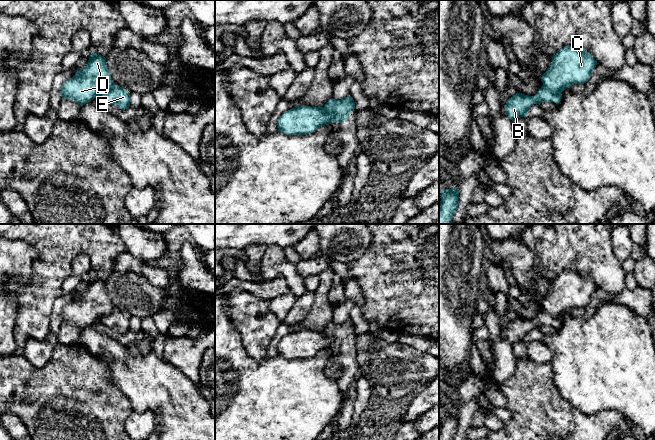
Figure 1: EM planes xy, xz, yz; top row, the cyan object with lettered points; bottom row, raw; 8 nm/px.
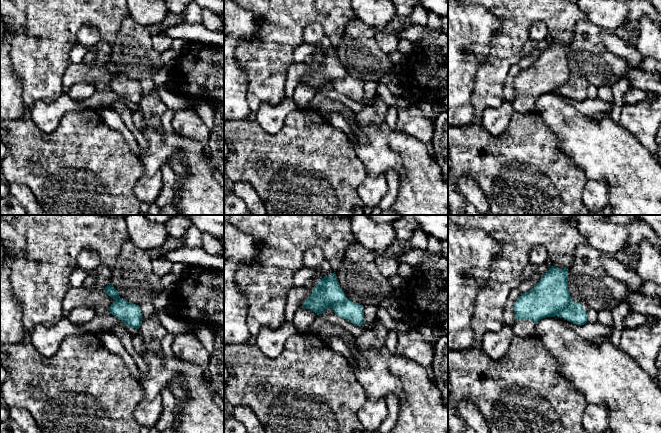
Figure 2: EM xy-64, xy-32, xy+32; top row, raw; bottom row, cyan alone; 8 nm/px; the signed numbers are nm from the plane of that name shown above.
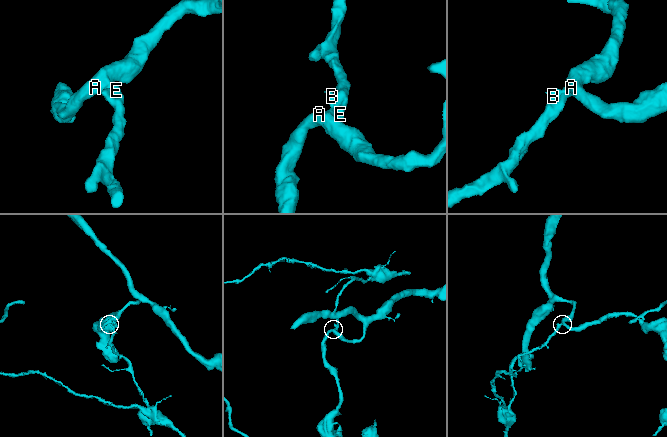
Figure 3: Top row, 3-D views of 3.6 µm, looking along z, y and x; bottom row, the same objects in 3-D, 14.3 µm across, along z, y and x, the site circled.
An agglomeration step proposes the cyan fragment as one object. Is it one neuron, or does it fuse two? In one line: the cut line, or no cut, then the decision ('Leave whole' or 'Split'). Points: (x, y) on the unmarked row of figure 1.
Split along xy (114, 308), (98, 320). Split

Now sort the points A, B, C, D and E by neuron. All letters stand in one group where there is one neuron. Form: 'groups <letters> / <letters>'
groups A C D / B E

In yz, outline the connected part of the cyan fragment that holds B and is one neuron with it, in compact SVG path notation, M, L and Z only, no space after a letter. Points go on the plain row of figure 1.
M543 309L535 320L516 317L507 324L505 334L508 341L513 345L519 341L527 341L529 332L534 328L540 329L542 326L557 328L561 323L562 318L555 318Z

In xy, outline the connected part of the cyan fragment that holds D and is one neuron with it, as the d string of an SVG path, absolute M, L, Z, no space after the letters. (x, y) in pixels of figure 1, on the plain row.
M93 276L84 292L62 310L62 324L69 323L83 330L113 310L106 282Z

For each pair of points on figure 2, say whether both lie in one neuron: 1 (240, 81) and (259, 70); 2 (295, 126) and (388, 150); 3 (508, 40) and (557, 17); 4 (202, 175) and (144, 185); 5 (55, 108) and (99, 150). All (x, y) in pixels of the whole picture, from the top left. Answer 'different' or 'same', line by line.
1: different
2: different
3: same
4: different
5: different

